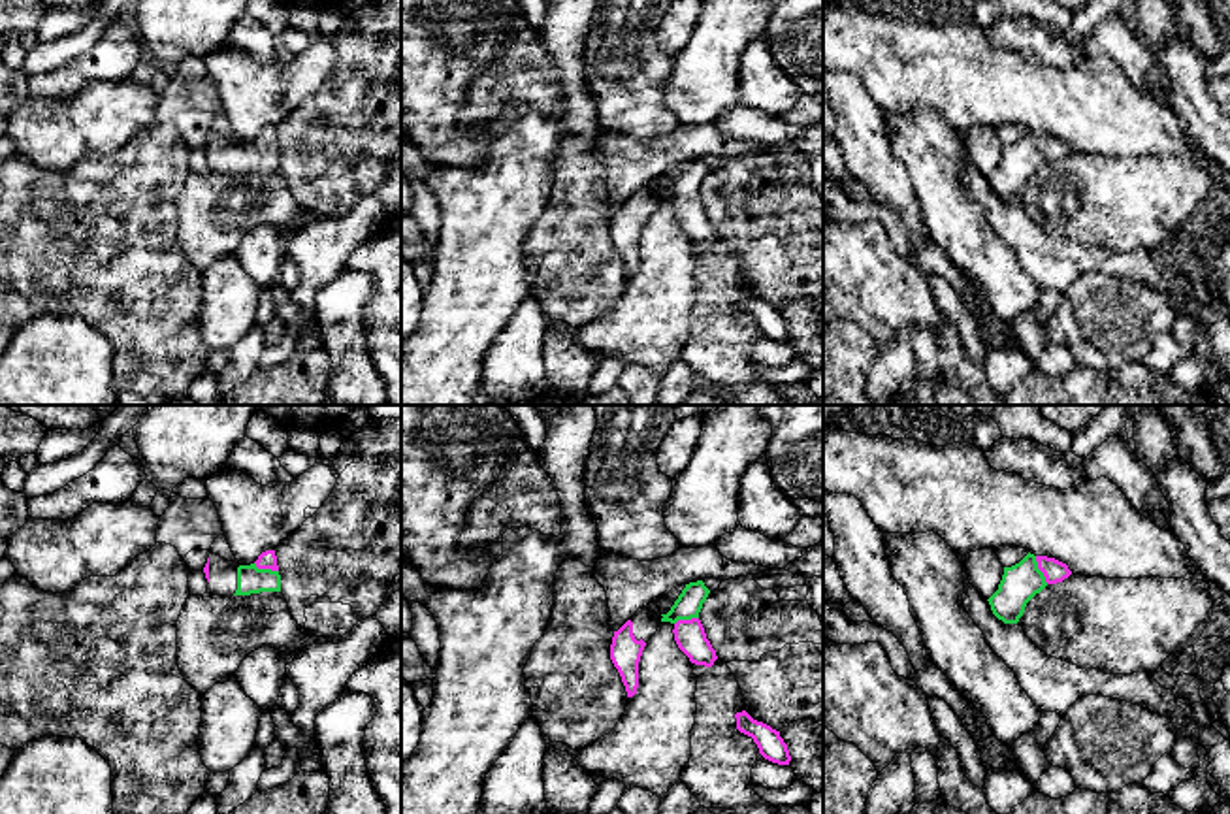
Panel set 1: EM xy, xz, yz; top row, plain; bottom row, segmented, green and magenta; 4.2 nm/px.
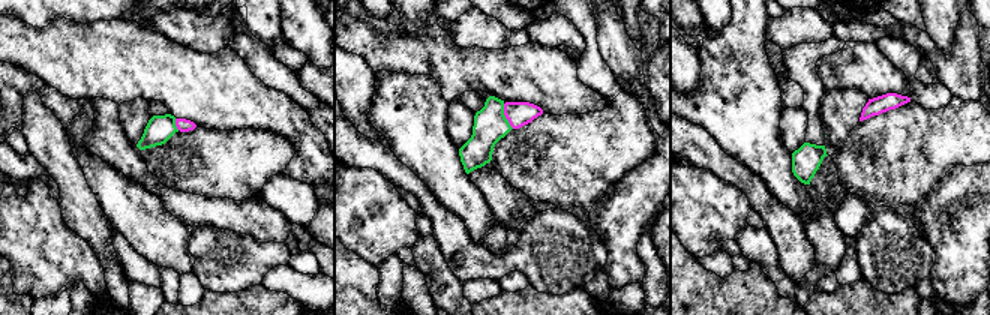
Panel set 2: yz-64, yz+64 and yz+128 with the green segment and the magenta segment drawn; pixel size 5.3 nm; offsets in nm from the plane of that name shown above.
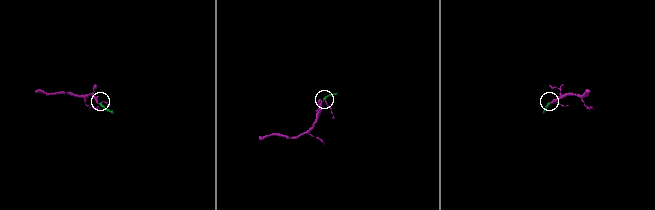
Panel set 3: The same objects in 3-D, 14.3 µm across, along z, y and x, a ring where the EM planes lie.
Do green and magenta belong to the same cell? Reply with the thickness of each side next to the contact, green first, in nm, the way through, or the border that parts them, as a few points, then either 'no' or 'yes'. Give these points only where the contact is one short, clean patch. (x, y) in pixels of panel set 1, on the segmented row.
calibres 160 and 100 nm; way yz (1019, 583), (1038, 569), (1055, 571); yes

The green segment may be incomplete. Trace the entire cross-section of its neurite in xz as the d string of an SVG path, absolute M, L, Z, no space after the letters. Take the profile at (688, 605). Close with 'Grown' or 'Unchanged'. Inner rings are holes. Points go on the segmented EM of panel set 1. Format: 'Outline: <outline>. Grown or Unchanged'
Outline: M703 580L689 582L671 607L667 614L661 614L661 622L671 622L674 626L674 641L678 648L695 665L712 667L718 659L716 650L706 639L704 627L699 620L703 603L706 601L710 590Z. Grown

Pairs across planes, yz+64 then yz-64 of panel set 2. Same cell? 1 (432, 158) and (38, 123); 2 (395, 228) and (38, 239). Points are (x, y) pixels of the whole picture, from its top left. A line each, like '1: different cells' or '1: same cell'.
1: different cells
2: same cell

